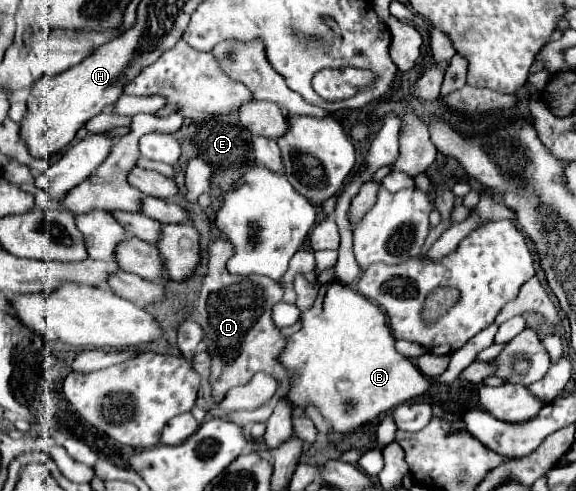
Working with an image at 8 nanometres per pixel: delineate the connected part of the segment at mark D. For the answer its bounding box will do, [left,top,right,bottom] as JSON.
[197,240,289,422]

